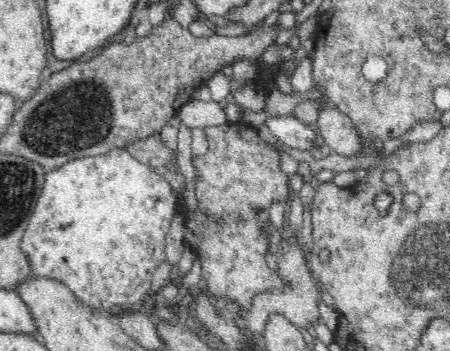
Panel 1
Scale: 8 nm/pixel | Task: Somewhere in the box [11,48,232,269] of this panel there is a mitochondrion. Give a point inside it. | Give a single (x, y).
(72, 119)

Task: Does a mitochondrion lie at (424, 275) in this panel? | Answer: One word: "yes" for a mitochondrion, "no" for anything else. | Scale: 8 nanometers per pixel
yes

